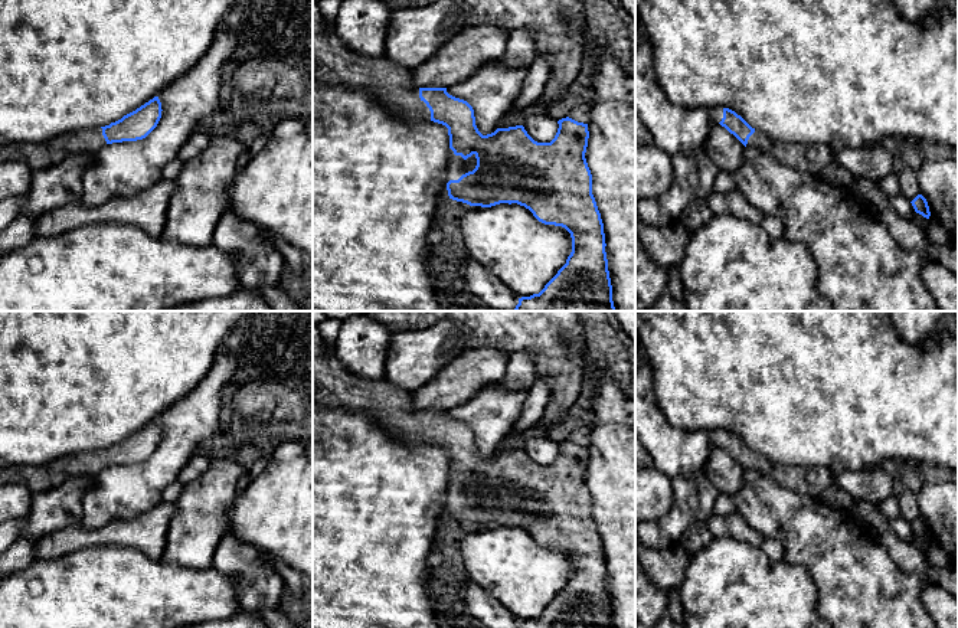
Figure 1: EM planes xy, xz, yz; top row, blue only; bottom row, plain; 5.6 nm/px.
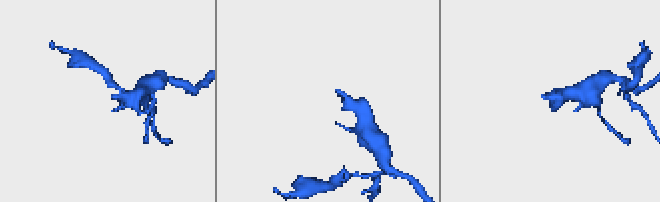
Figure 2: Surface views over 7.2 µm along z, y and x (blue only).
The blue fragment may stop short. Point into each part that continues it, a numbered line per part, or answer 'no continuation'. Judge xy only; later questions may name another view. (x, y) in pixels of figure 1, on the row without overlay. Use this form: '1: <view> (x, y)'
1: xy (38, 478)

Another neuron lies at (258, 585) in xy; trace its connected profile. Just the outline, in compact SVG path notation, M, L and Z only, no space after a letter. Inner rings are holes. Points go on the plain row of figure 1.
M228 530L215 552L213 566L233 580L241 611L278 609L285 592L278 570L252 544Z

